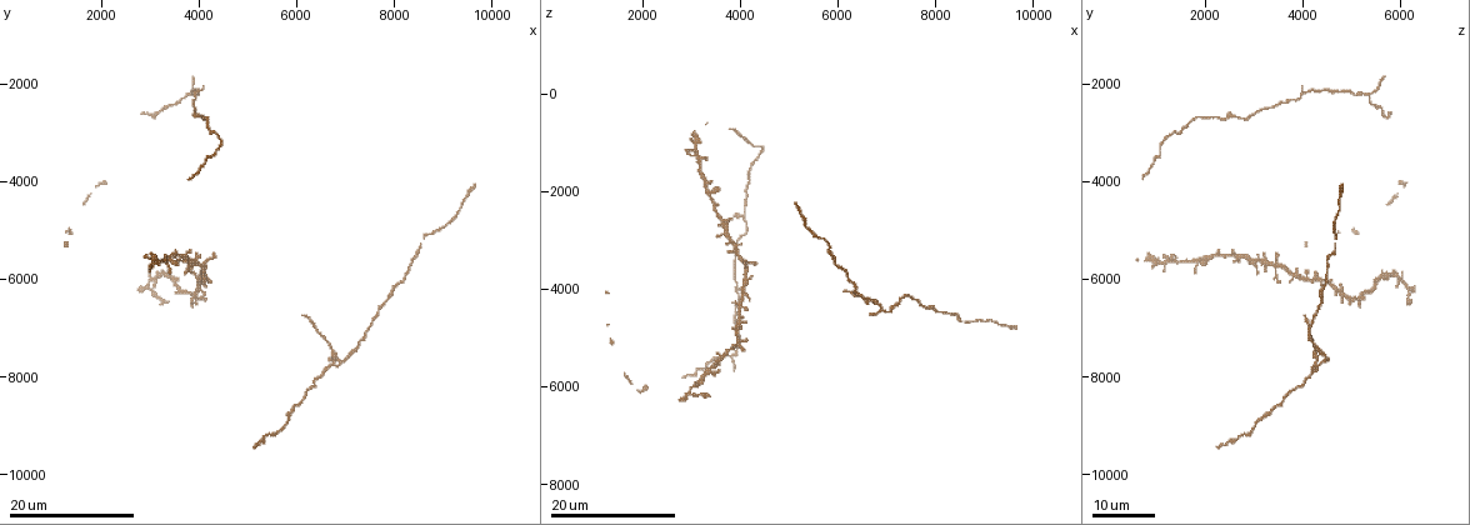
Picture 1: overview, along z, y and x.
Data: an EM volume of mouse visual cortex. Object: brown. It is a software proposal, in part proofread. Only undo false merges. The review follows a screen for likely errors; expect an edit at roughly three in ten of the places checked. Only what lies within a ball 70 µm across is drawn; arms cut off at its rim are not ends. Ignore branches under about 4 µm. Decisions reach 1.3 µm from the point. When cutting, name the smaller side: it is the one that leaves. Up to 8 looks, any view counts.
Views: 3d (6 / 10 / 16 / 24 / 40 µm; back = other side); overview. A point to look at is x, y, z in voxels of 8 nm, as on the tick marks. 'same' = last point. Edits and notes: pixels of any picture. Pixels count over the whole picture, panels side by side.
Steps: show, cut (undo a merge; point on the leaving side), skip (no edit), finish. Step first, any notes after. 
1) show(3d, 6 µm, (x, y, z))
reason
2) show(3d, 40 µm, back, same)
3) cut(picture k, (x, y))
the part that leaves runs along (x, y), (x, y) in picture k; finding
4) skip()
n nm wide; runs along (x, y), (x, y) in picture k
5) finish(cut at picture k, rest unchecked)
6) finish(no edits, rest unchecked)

show(3d, 24 µm, (3050, 6200, 6150))
narrows sharply

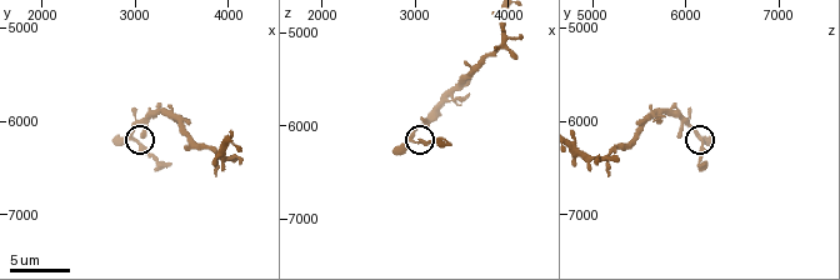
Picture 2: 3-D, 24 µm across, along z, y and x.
show(3d, 10 µm, (3000, 6200, 6200))

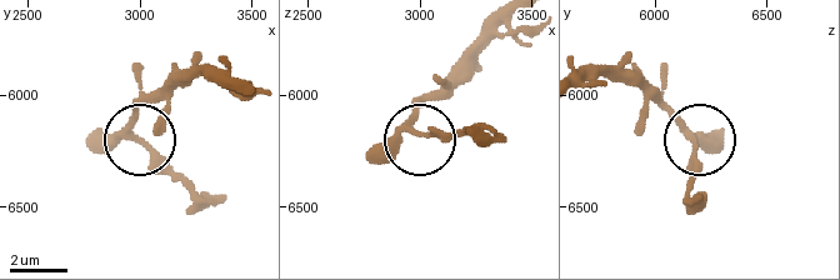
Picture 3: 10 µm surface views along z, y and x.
skip()
220 nm wide; runs along (235, 90), (185, 75), (136, 111), (141, 140), (196, 195) in picture 3; all the same cell

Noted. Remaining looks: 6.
show(3d, 16 µm, (4100, 5900, 3800))
four-way junction

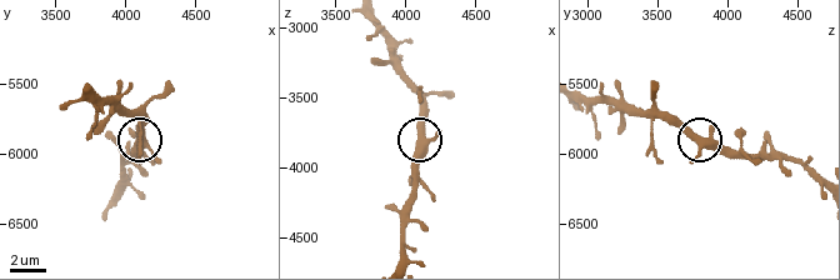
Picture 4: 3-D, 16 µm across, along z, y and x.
show(3d, 10 µm, (4140, 5920, 3820))

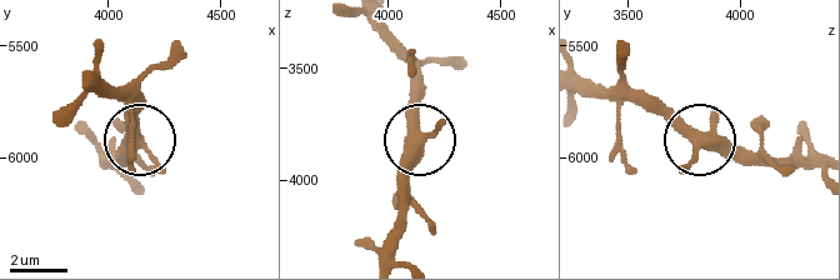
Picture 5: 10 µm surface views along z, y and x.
skip()
380 nm wide; continuous, no second cell

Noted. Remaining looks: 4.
show(3d, 16 µm, (3950, 6150, 4700))

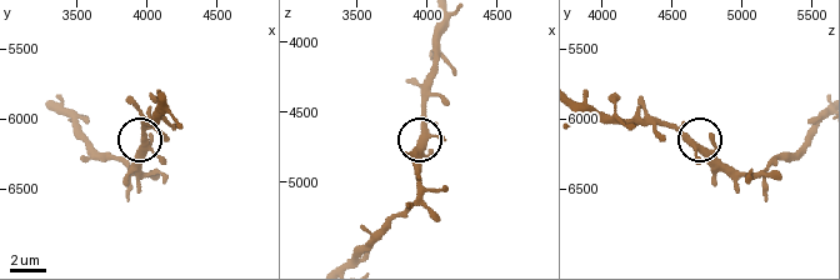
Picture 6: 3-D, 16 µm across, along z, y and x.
show(3d, 10 µm, (4000, 6180, 4660))

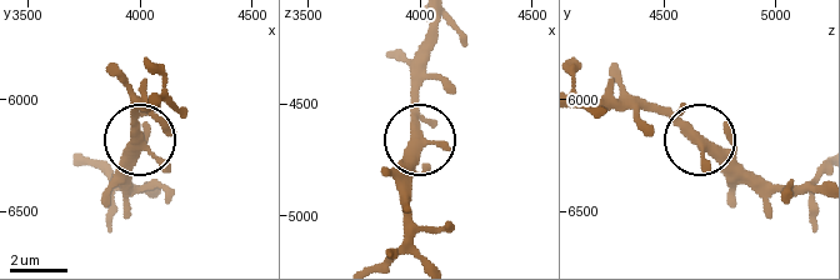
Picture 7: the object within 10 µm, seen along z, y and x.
skip()
runs along (430, 25), (413, 188) in picture 7; one cell here

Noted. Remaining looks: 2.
show(3d, 24 µm, (6800, 7800, 4250))
branch point

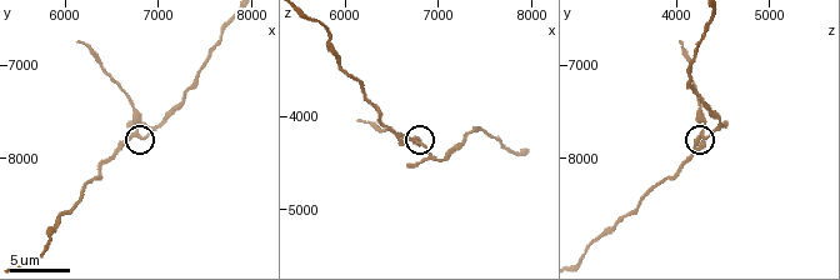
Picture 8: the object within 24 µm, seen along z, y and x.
show(3d, 10 µm, (6800, 7750, 4300))

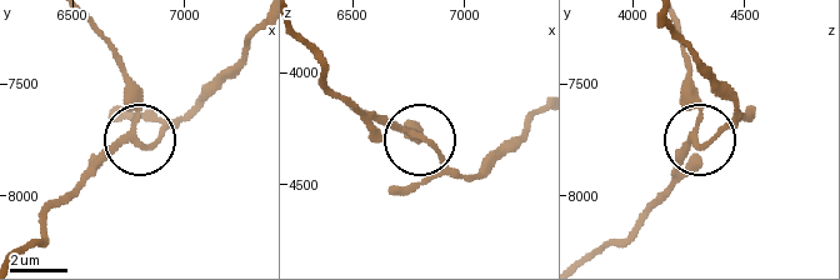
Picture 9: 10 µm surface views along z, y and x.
skip()
3 arms; continuous, no second cell

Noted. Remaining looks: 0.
finish(no edits, rest unchecked)

